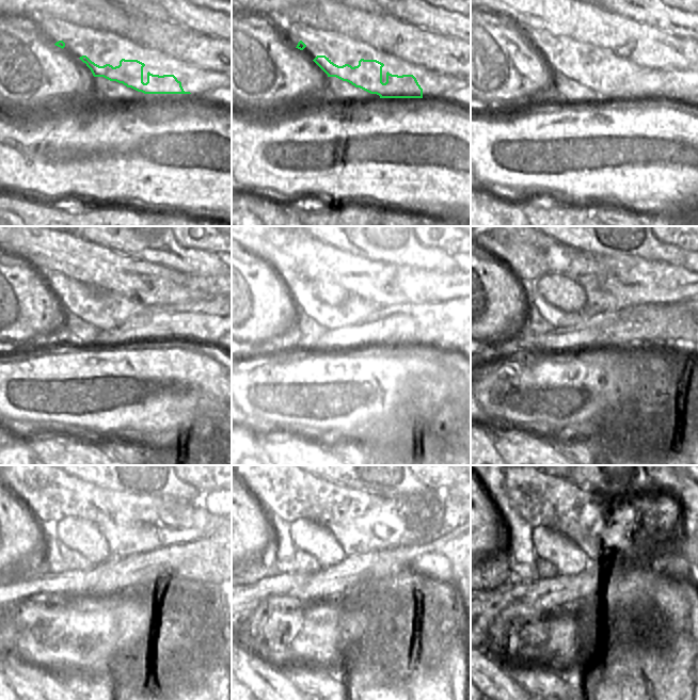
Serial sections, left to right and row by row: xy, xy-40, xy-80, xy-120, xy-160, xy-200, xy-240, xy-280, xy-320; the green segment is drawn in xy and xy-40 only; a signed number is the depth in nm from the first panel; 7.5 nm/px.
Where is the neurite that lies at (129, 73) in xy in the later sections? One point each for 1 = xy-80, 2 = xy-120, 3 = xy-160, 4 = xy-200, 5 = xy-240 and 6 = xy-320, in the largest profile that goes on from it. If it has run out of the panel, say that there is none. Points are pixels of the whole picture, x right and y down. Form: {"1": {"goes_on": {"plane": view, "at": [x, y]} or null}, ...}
{"1": {"goes_on": {"plane": "xy-80", "at": [605, 78]}}, "2": {"goes_on": {"plane": "xy-120", "at": [207, 320]}}, "3": {"goes_on": {"plane": "xy-160", "at": [445, 320]}}, "4": {"goes_on": {"plane": "xy-200", "at": [687, 322]}}, "5": {"goes_on": {"plane": "xy-240", "at": [209, 560]}}, "6": {"goes_on": {"plane": "xy-320", "at": [492, 610]}}}

